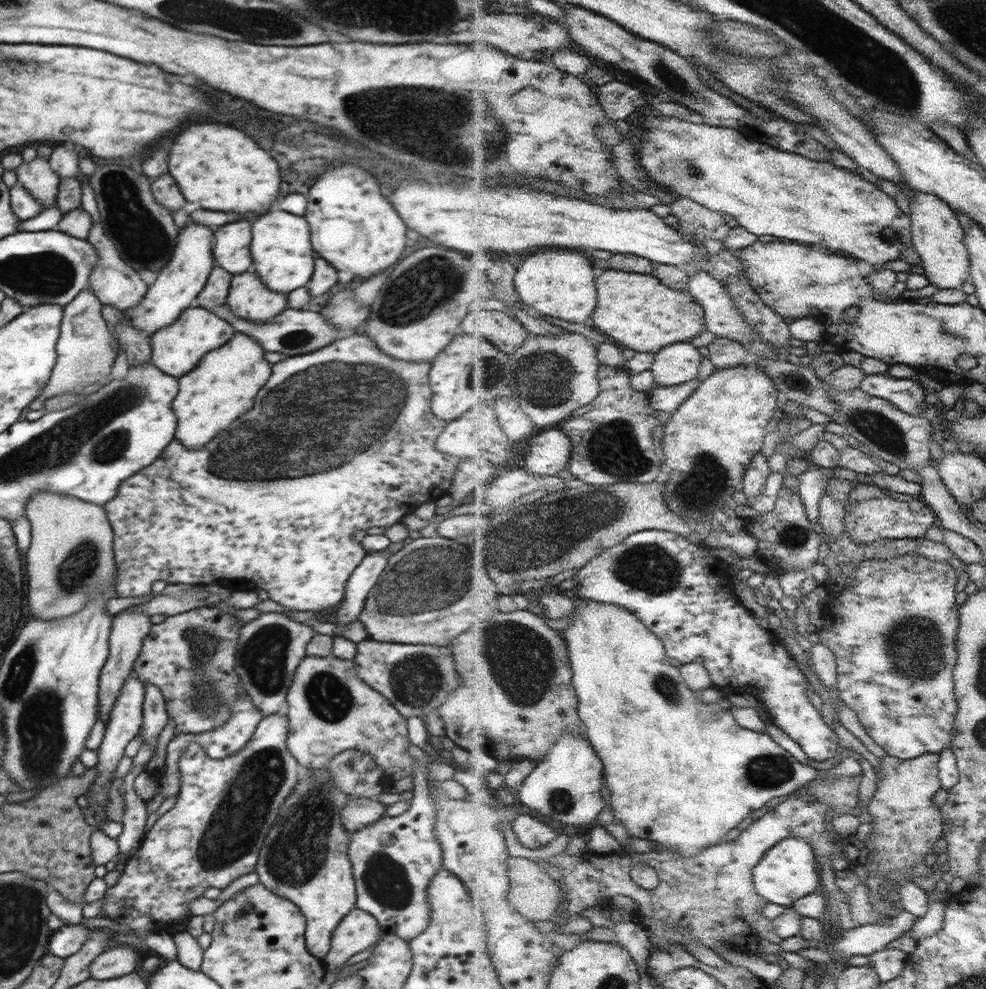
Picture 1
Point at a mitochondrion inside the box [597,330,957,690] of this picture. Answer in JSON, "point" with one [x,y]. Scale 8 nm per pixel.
{"point":[914,644]}

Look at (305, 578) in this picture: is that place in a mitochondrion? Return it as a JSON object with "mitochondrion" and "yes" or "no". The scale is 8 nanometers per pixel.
{"mitochondrion":"no"}

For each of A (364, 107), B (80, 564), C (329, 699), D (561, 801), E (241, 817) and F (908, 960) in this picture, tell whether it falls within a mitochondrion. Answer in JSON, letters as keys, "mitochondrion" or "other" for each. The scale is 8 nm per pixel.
{"A":"mitochondrion","B":"mitochondrion","C":"mitochondrion","D":"mitochondrion","E":"mitochondrion","F":"other"}

